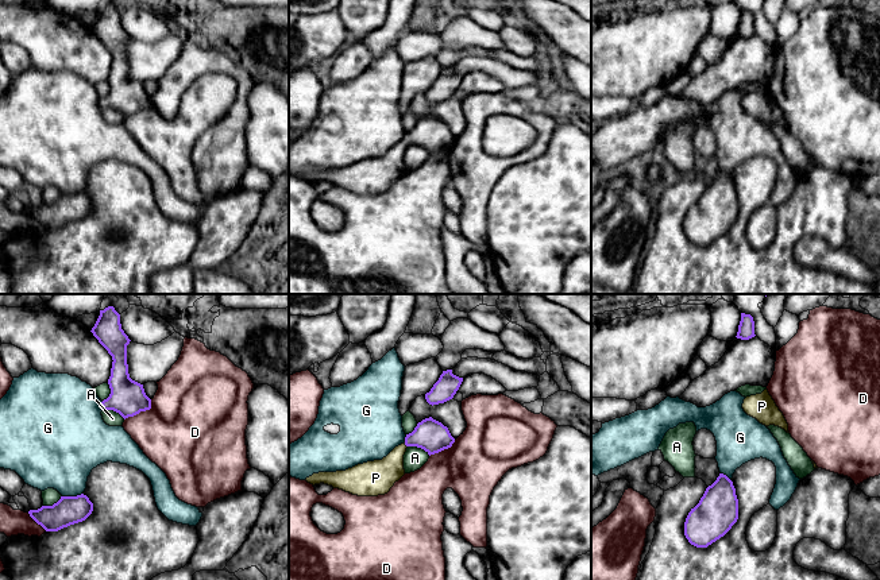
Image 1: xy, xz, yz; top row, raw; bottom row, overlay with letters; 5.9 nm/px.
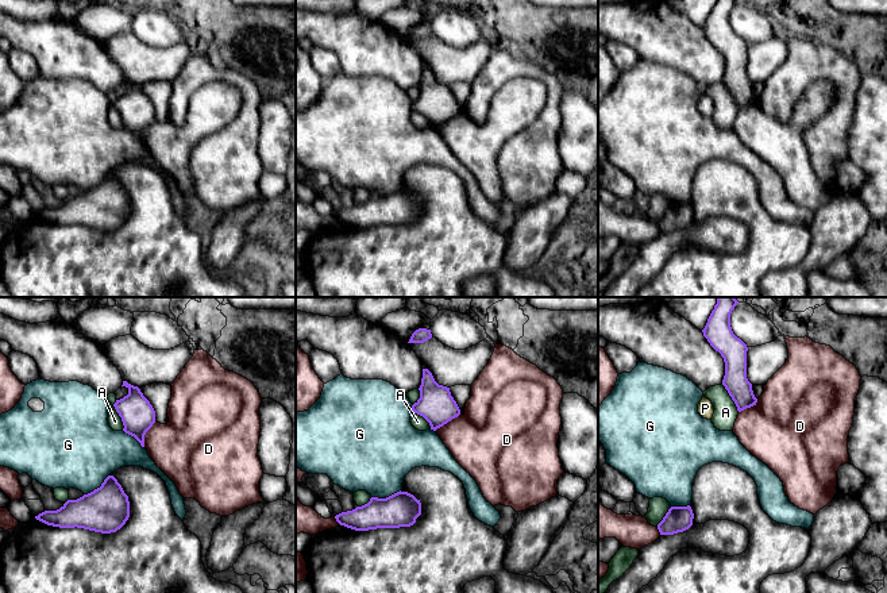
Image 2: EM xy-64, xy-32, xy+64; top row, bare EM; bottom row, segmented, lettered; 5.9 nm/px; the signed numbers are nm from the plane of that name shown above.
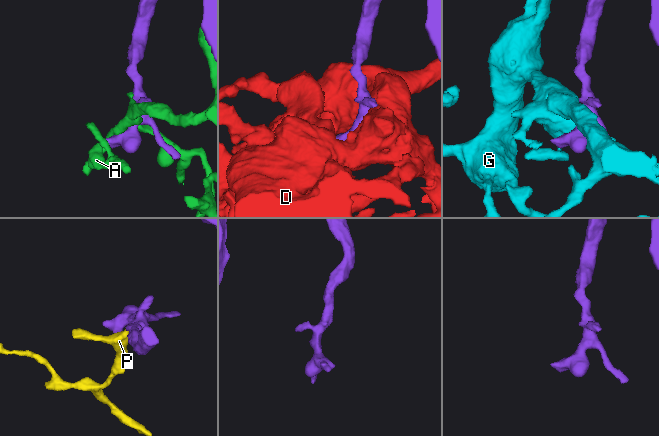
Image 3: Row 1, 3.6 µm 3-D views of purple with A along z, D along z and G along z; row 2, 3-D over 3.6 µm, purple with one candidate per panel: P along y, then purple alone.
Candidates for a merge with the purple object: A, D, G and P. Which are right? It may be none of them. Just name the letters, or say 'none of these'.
P

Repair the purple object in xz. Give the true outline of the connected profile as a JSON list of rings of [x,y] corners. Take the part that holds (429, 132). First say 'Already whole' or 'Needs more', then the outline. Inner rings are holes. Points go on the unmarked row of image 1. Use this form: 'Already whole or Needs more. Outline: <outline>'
Needs more. Outline: [[[432,115],[422,117],[417,121],[414,128],[405,135],[405,140],[395,144],[386,155],[382,158],[367,159],[363,162],[358,162],[352,166],[346,169],[336,169],[336,170],[319,170],[313,171],[312,174],[306,175],[305,178],[310,182],[328,182],[333,186],[343,187],[352,193],[358,194],[378,194],[385,193],[390,189],[395,179],[398,179],[404,173],[404,152],[408,144],[417,144],[424,147],[429,154],[439,151],[444,147],[448,147],[455,140],[455,136],[451,134],[447,124],[441,120],[433,117]]]

